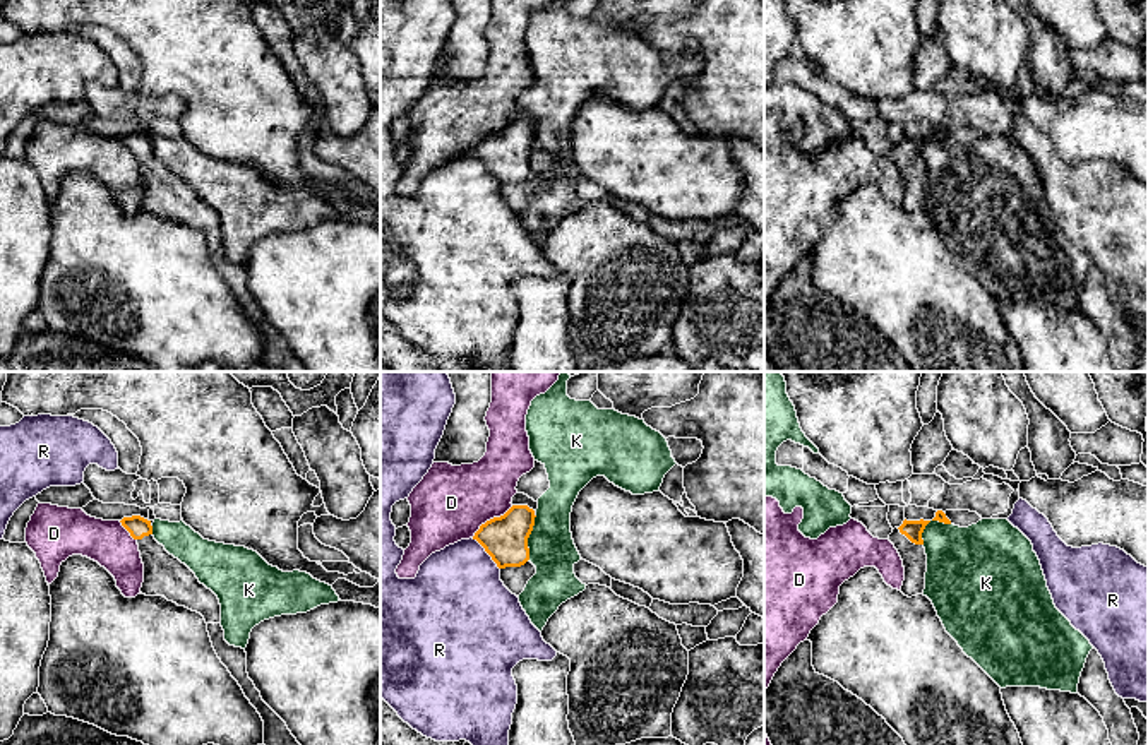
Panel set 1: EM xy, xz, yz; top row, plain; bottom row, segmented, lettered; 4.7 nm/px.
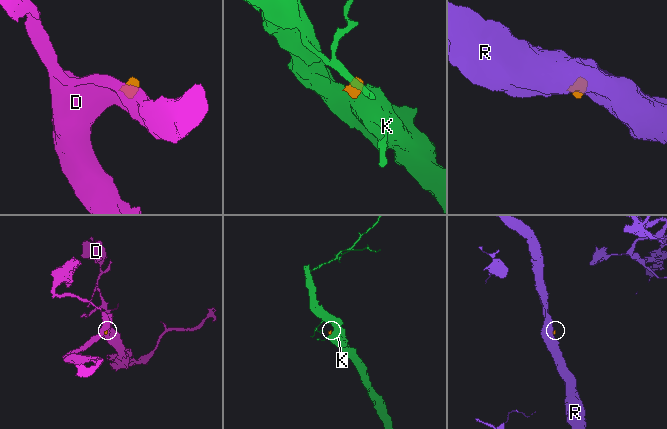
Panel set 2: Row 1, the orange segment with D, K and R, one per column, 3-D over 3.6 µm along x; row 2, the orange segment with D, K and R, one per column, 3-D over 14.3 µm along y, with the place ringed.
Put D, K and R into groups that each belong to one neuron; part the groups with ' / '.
D / K / R

